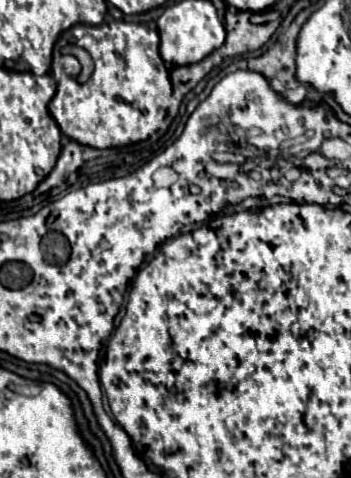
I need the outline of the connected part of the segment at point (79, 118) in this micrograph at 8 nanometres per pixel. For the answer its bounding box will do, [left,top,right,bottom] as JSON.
[48,20,172,148]

